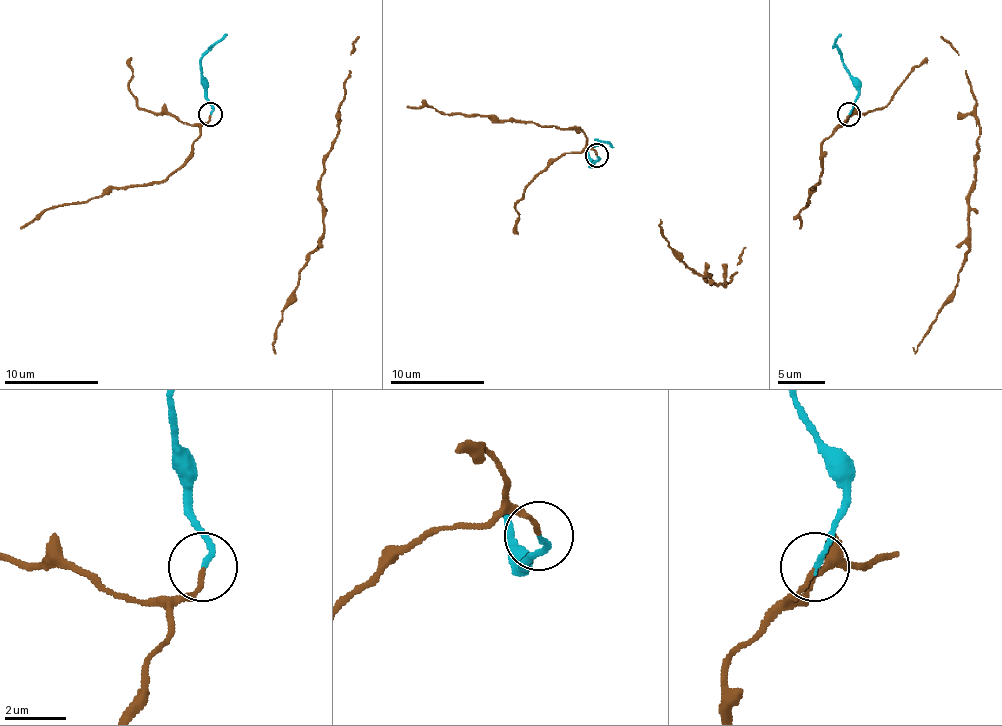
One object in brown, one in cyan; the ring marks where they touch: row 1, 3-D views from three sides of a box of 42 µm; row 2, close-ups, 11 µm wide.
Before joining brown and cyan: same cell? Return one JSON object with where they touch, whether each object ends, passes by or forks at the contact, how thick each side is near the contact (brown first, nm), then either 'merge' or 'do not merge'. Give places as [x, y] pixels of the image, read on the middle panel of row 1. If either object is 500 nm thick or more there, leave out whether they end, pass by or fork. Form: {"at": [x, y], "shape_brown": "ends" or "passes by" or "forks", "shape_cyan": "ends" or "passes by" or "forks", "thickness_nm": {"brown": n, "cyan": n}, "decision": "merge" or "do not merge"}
{"at": [597, 155], "shape_brown": "ends", "shape_cyan": "ends", "thickness_nm": {"brown": 140, "cyan": 160}, "decision": "merge"}

